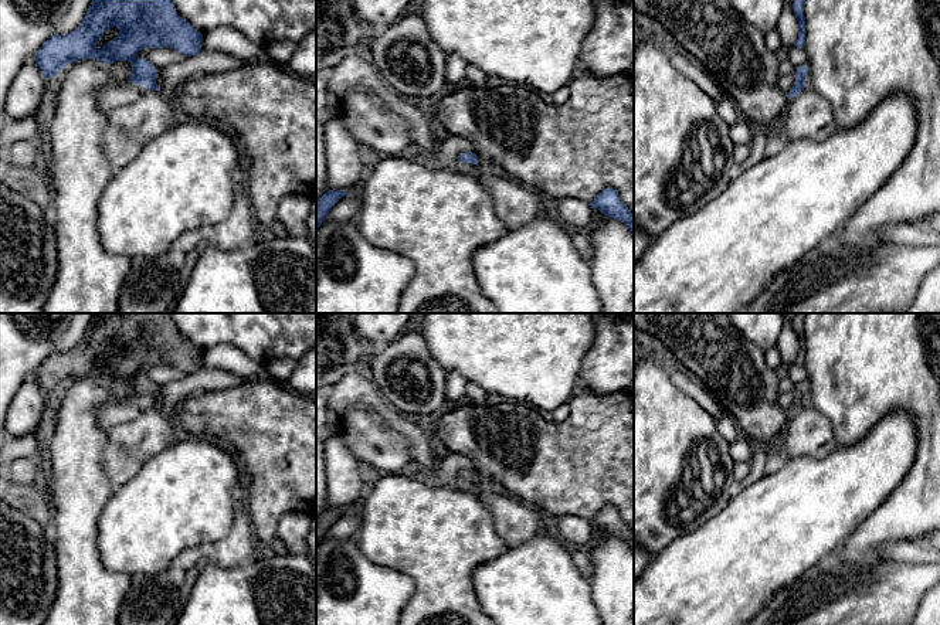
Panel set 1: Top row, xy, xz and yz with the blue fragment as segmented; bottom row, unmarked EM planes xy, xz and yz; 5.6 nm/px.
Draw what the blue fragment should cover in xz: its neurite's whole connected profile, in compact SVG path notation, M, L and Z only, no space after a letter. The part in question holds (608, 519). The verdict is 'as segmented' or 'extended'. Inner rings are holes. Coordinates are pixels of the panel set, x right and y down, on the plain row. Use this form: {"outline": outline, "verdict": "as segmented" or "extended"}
{"outline": "M614 506L603 507L597 516L590 522L591 526L598 526L604 533L624 540L634 551L634 531L621 519Z", "verdict": "as segmented"}

